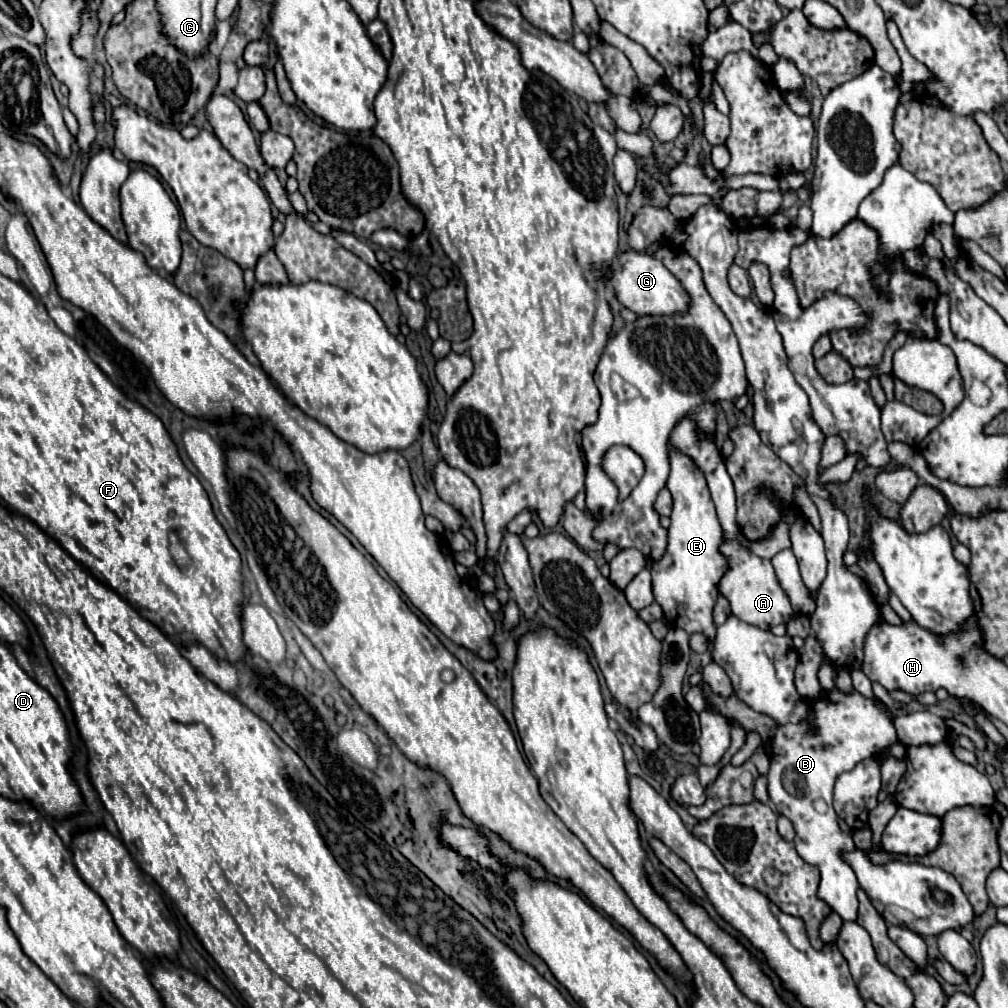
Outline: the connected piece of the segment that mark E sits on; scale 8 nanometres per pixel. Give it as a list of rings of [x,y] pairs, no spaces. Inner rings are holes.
[[[670,450],[670,478],[668,490],[674,498],[672,524],[668,528],[668,548],[666,554],[652,564],[652,592],[654,600],[664,608],[664,616],[676,628],[684,628],[688,634],[704,632],[708,642],[716,638],[716,624],[712,620],[712,610],[718,598],[718,584],[728,562],[720,552],[724,540],[724,530],[720,528],[716,508],[712,504],[706,480],[698,466],[678,450]]]

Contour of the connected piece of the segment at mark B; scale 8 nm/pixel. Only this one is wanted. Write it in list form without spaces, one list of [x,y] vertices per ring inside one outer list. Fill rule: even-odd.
[[[834,688],[832,692],[822,692],[822,696],[818,700],[812,702],[812,708],[808,710],[806,718],[800,724],[784,724],[780,726],[780,732],[784,734],[784,738],[776,738],[768,744],[768,754],[770,754],[770,772],[768,772],[768,794],[770,800],[776,804],[776,810],[786,816],[794,830],[796,830],[796,850],[798,854],[812,866],[816,866],[822,874],[820,880],[820,888],[818,888],[818,896],[830,904],[830,908],[842,916],[842,920],[856,920],[858,916],[858,898],[856,892],[860,888],[856,874],[852,872],[852,868],[848,864],[844,864],[842,854],[850,852],[854,848],[852,842],[852,830],[848,828],[848,824],[844,824],[844,820],[840,820],[836,816],[836,812],[832,810],[832,788],[836,778],[842,772],[852,770],[858,762],[872,758],[876,754],[880,754],[884,748],[892,746],[894,742],[898,742],[896,738],[896,730],[892,720],[888,718],[890,710],[878,706],[878,698],[866,698],[860,692],[852,690],[852,692],[842,692],[838,688]],[[822,798],[828,804],[828,812],[820,814],[814,810],[814,800]]]

